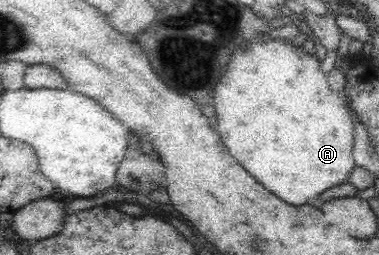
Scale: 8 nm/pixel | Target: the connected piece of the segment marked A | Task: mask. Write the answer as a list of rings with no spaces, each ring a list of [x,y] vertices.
[[[262,35],[259,36],[251,41],[251,45],[249,45],[247,49],[235,50],[234,55],[231,56],[226,72],[221,76],[219,83],[214,87],[213,106],[216,115],[213,119],[213,124],[231,156],[249,171],[251,177],[259,179],[259,183],[261,183],[265,189],[269,189],[269,191],[275,193],[277,197],[285,199],[285,203],[289,203],[289,205],[305,205],[305,203],[316,204],[318,197],[324,191],[335,186],[349,183],[349,175],[351,175],[353,168],[356,166],[352,156],[353,123],[345,108],[342,94],[336,95],[333,93],[327,76],[323,74],[320,68],[321,62],[315,55],[307,54],[303,47],[292,47],[287,40],[264,41],[263,39]]]

